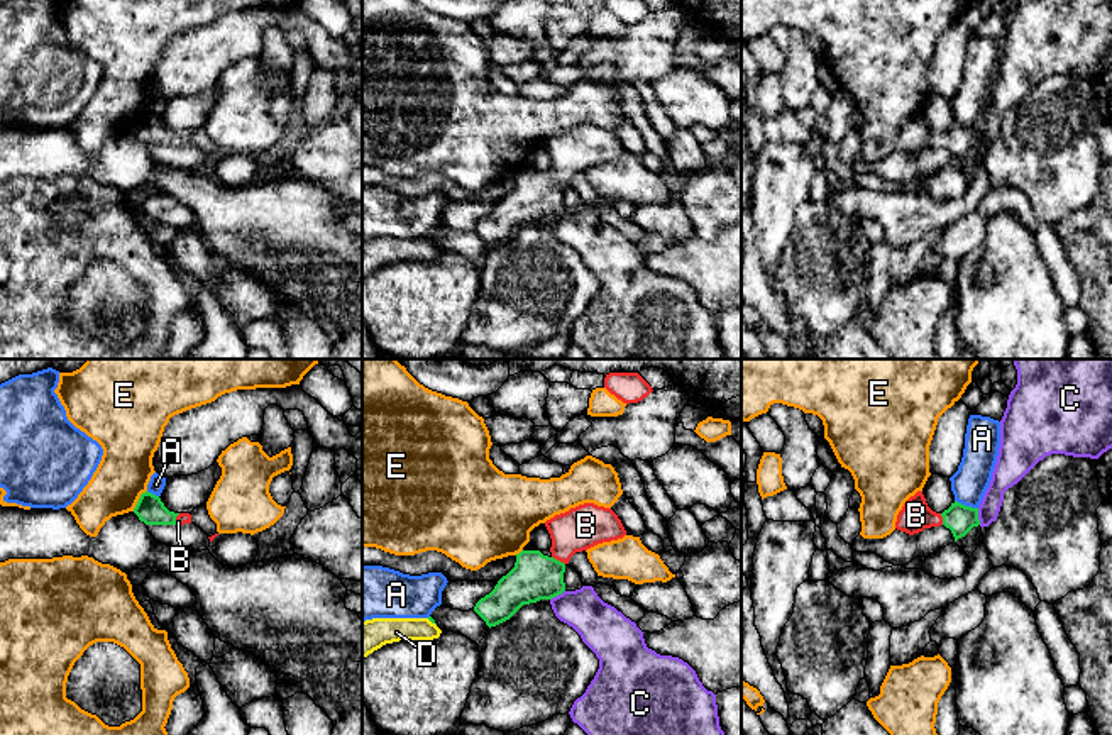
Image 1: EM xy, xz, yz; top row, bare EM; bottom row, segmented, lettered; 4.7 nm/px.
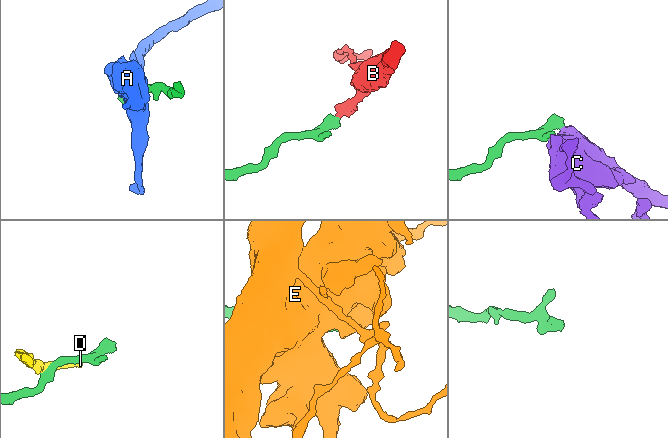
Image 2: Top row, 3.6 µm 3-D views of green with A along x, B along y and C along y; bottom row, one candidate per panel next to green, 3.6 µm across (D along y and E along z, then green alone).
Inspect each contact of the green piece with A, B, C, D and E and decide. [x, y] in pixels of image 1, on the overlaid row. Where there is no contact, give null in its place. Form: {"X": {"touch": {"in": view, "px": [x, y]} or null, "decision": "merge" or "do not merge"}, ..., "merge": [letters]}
{"A": {"touch": {"in": "yz", "px": [967, 507]}, "decision": "do not merge"}, "B": {"touch": {"in": "xz", "px": [559, 561]}, "decision": "merge"}, "C": {"touch": {"in": "yz", "px": [977, 517]}, "decision": "do not merge"}, "D": {"touch": {"in": "xz", "px": [432, 622]}, "decision": "do not merge"}, "E": {"touch": {"in": "xy", "px": [139, 500]}, "decision": "do not merge"}, "merge": ["B"]}

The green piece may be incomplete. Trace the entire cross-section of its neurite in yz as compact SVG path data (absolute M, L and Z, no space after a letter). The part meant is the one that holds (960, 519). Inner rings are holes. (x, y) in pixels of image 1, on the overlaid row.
M917 491L904 503L895 522L895 528L909 535L939 525L950 528L956 542L958 539L965 537L973 527L980 525L978 508L965 506L955 501L943 513L936 513L928 506L922 491Z

